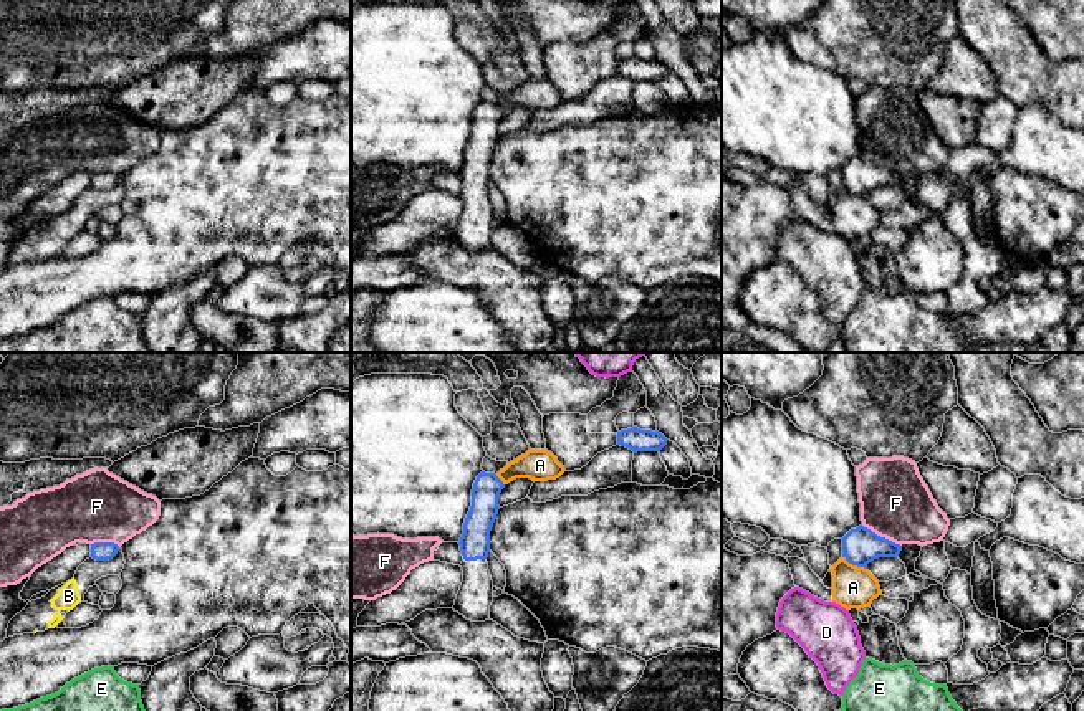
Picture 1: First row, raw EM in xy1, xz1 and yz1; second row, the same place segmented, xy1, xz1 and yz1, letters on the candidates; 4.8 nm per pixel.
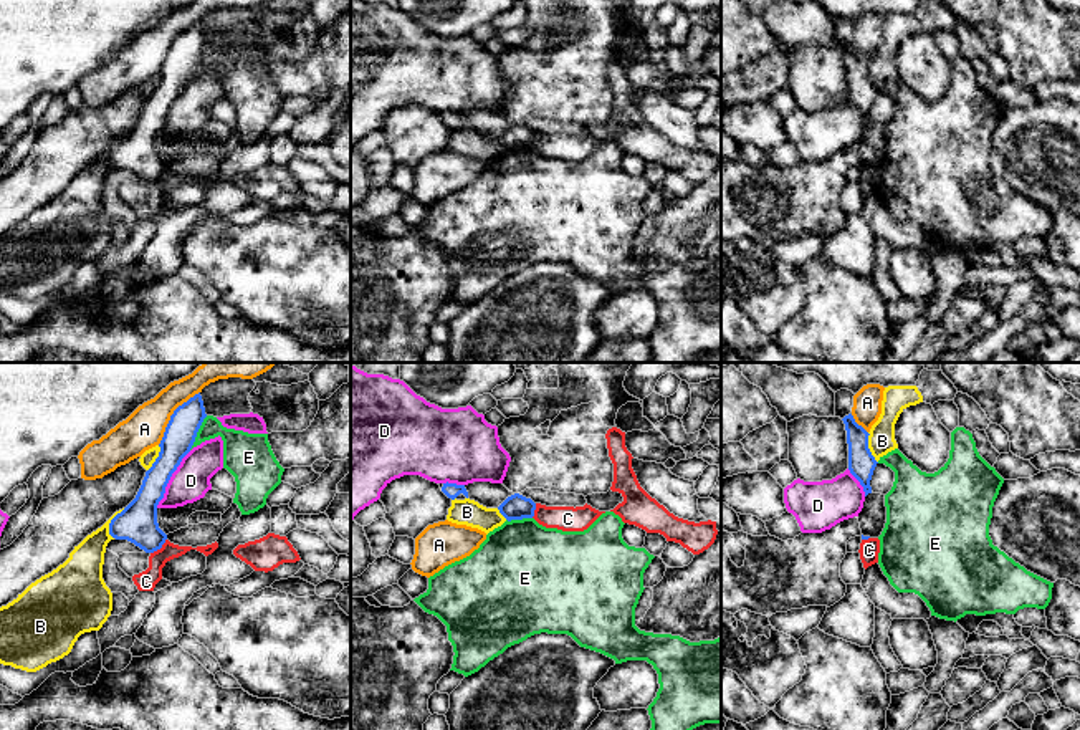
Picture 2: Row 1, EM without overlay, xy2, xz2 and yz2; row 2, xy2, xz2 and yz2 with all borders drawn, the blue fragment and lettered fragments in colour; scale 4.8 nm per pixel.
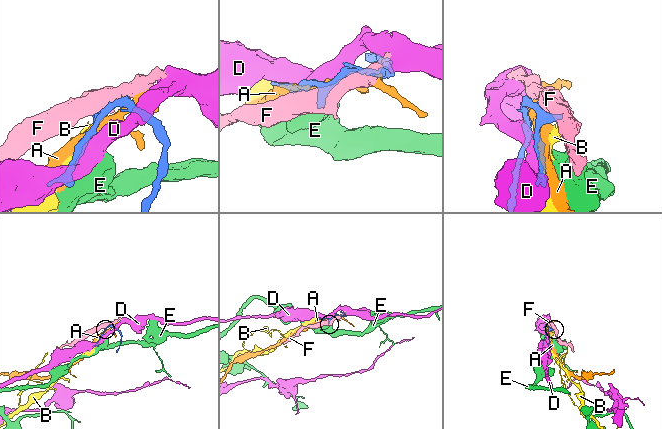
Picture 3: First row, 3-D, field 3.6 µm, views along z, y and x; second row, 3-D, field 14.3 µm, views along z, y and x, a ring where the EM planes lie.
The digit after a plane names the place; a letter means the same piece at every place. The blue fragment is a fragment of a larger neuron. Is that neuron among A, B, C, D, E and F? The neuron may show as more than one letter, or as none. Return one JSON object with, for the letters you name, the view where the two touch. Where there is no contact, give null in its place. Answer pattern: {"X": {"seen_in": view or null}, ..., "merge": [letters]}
{"merge": []}

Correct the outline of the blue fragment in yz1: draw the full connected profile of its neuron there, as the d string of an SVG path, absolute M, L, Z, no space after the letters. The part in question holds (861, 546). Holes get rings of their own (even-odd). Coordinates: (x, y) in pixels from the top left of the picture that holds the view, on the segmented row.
M859 526L842 537L842 557L857 567L867 569L867 564L879 557L897 557L900 544L877 536L871 529Z

